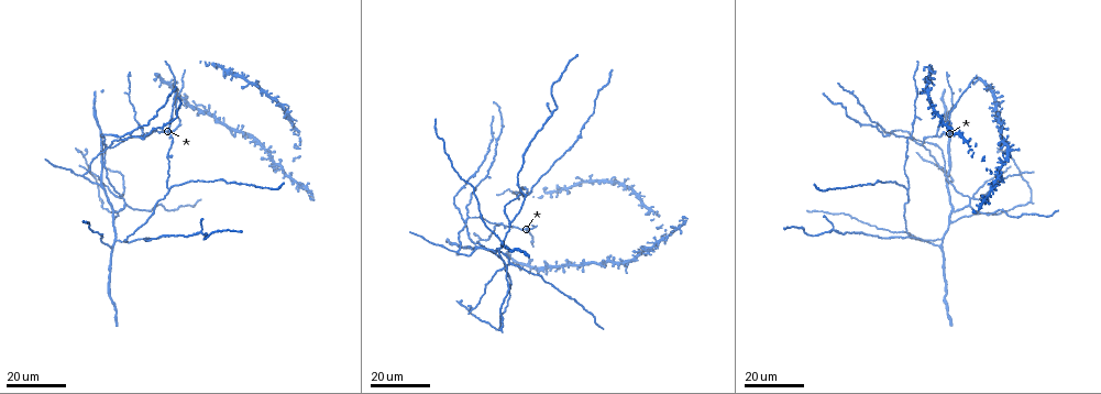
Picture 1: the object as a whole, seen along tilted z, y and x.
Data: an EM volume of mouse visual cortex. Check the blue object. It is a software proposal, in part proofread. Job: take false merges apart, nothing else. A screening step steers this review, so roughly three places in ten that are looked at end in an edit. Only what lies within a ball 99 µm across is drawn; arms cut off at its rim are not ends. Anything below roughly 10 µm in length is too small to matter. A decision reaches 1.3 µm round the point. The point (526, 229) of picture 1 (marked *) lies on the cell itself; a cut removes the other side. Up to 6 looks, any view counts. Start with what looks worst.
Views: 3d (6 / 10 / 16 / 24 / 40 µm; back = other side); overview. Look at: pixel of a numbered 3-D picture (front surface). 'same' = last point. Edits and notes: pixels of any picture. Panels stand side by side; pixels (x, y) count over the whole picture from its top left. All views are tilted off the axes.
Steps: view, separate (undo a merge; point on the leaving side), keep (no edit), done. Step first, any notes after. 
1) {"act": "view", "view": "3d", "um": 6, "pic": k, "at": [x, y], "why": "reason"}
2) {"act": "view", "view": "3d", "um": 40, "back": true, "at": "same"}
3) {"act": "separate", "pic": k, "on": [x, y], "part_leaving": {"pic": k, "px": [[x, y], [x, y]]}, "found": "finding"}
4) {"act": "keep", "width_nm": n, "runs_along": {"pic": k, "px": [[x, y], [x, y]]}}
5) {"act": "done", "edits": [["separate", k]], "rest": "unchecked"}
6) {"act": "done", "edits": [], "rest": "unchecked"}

{"act": "view", "view": "3d", "um": 16, "pic": 1, "at": [939, 246], "why": "two arms at a narrow angle"}

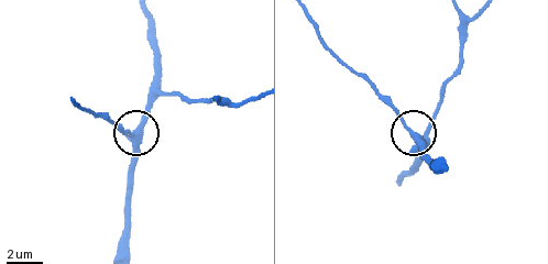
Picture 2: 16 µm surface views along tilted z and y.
{"act": "view", "view": "3d", "um": 6, "pic": 2, "at": [135, 136]}

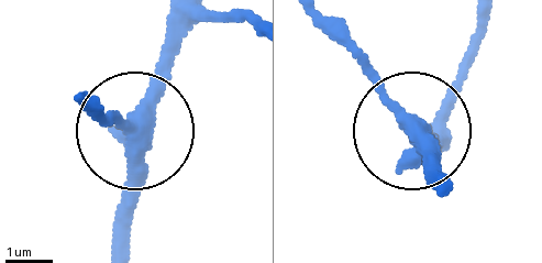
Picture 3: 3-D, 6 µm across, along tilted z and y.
{"act": "keep", "arms": 5, "runs_along": {"pic": 3, "px": [[178, 13], [163, 97], [139, 133], [124, 233]]}, "found": "one cell here"}

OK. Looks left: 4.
{"act": "view", "view": "3d", "um": 16, "pic": 1, "at": [501, 221], "why": "three-way junction"}

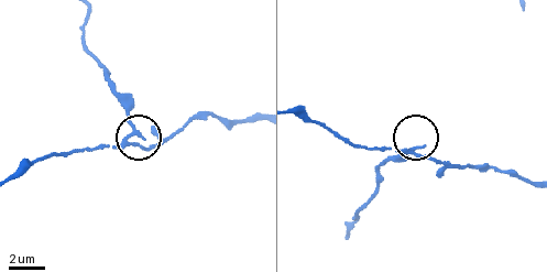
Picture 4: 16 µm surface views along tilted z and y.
{"act": "view", "view": "3d", "um": 6, "pic": 4, "at": [134, 133]}

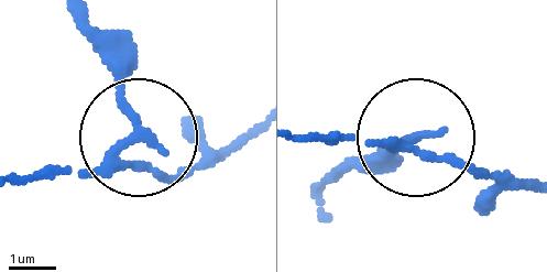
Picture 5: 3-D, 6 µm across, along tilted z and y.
{"act": "separate", "pic": 5, "on": [117, 93], "side_arm_um": 27, "part_leaving": {"pic": 5, "px": [[108, 158], [133, 113], [119, 54], [88, 18]]}, "found": "two cells meet here"}

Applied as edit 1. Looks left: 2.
{"act": "done", "edits": [["separate", 5]], "rest": "unchecked"}

